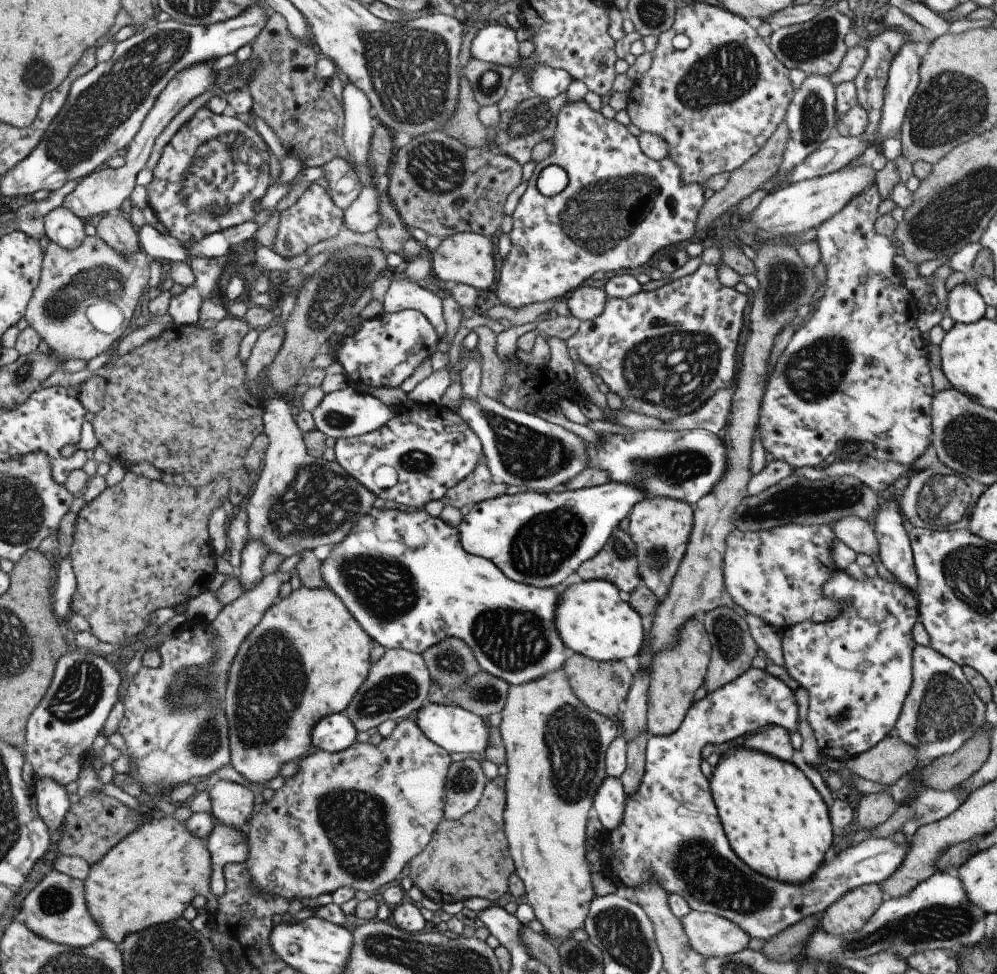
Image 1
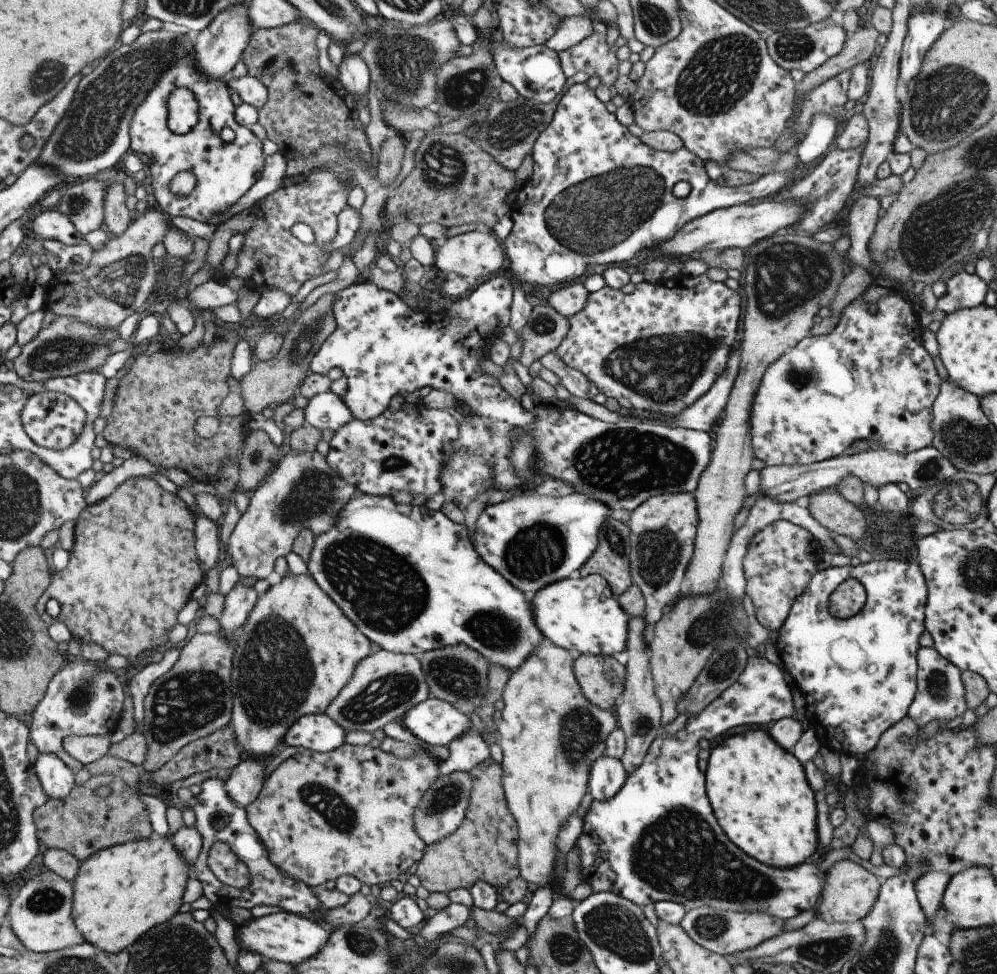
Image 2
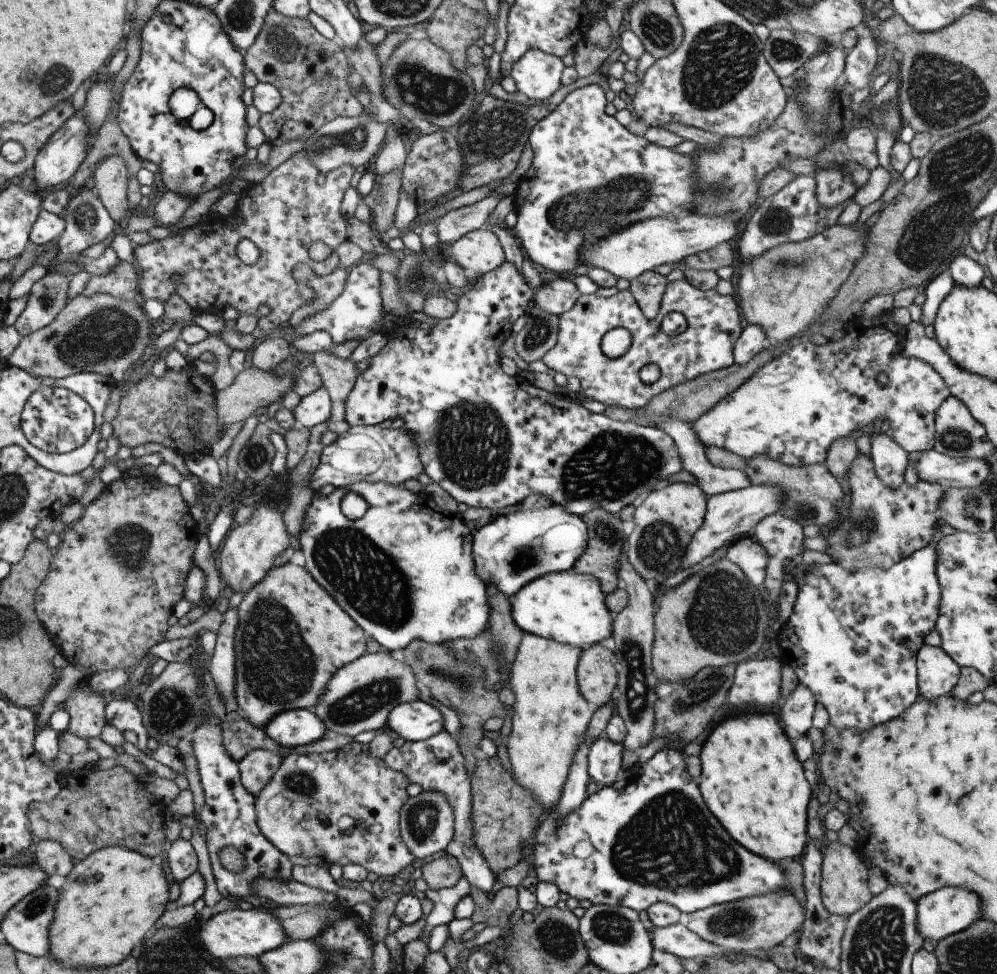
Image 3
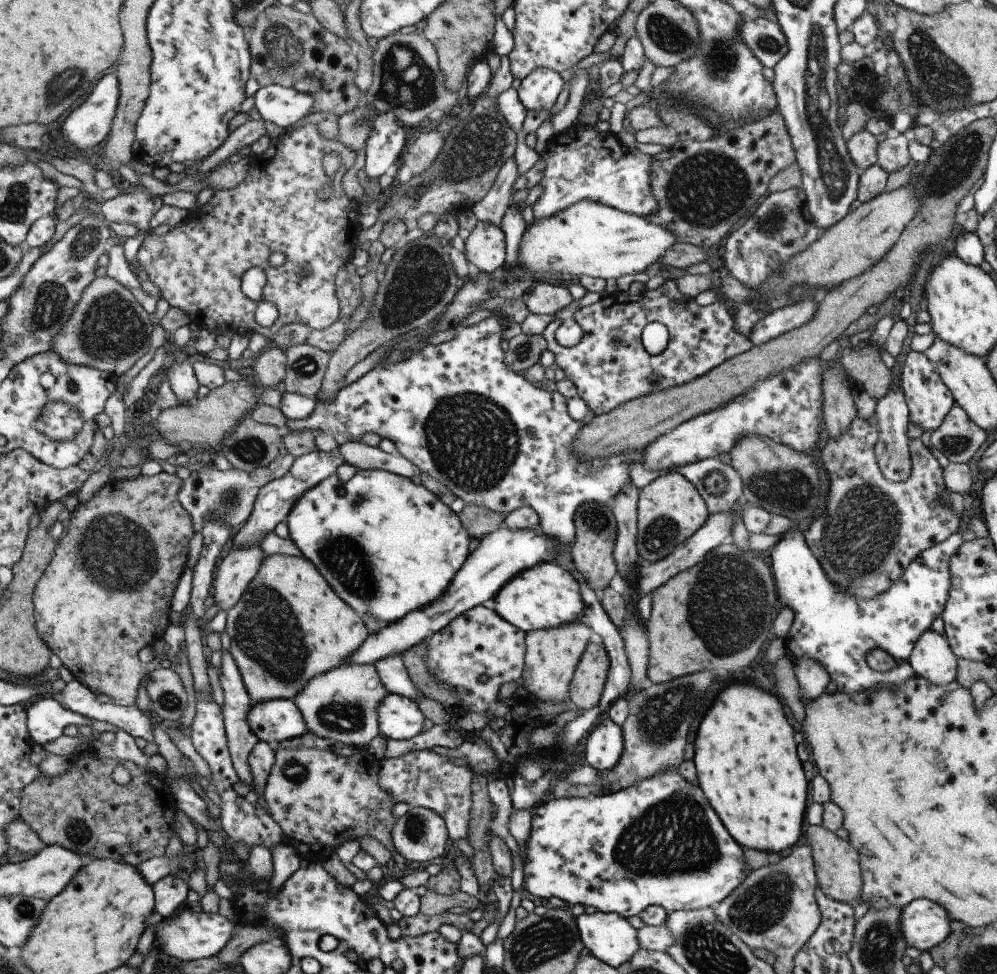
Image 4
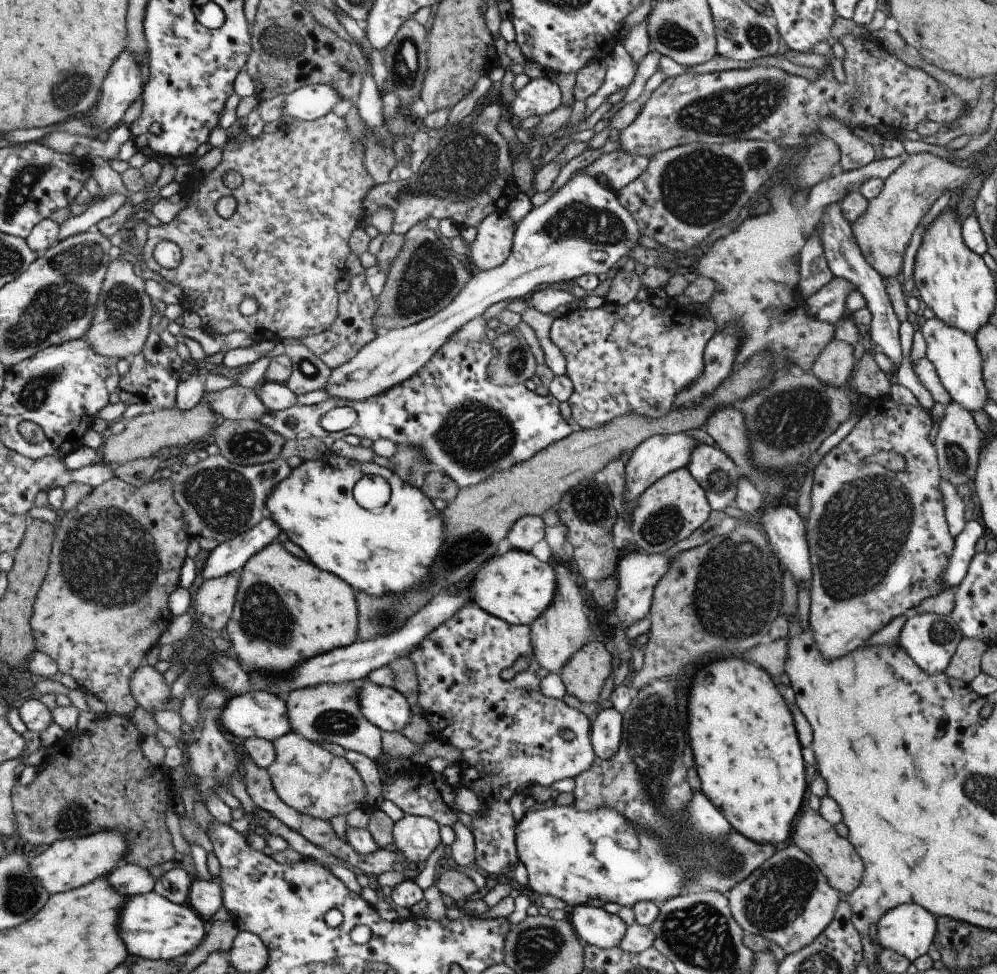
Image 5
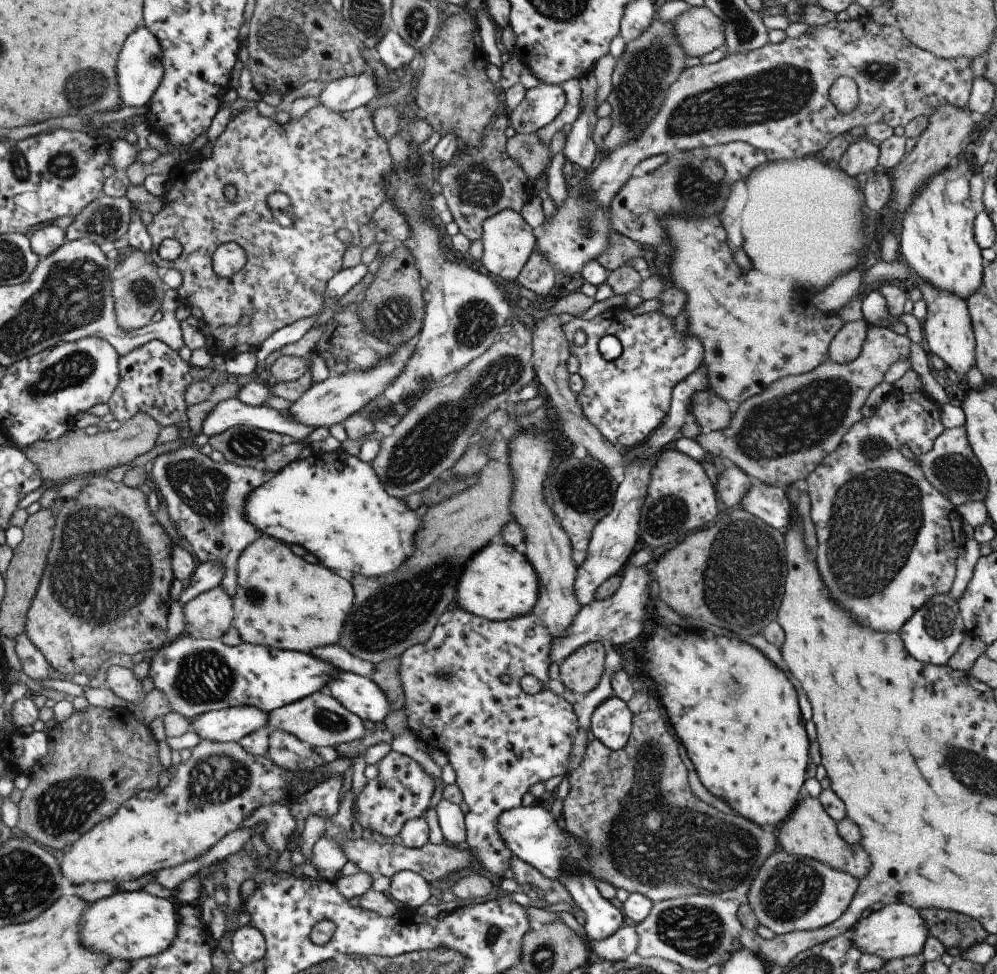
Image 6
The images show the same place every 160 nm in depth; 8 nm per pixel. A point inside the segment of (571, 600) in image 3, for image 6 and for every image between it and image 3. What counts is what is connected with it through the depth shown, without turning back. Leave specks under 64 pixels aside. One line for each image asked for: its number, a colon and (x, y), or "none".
4: (545, 595)
5: (516, 587)
6: (497, 583)

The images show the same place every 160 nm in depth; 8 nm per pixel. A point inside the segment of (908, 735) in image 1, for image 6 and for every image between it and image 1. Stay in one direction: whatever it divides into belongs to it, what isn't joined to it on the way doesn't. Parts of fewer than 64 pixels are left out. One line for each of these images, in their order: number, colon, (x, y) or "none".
2: (939, 695)
3: (936, 673)
4: (931, 657)
5: (930, 639)
6: (933, 632)

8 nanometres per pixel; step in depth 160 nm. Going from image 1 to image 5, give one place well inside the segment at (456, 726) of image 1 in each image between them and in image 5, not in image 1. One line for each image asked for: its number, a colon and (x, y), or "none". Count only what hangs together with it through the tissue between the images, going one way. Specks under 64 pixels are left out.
2: (435, 722)
3: (415, 720)
4: (398, 717)
5: (385, 708)

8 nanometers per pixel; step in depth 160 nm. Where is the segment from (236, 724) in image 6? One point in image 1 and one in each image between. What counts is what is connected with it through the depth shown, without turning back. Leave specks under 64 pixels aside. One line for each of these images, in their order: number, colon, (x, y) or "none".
1: (332, 733)
2: (317, 733)
3: (296, 726)
4: (272, 721)
5: (258, 714)

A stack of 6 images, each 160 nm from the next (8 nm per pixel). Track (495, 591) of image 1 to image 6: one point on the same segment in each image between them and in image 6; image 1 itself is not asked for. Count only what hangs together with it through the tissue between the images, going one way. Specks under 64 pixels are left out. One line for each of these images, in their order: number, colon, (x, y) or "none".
2: (367, 563)
3: (405, 554)
4: (394, 550)
5: (387, 549)
6: (330, 503)

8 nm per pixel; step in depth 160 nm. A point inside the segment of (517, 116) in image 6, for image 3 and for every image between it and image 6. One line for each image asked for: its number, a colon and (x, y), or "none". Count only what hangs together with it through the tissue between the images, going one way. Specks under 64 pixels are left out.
3: (536, 75)
4: (539, 89)
5: (539, 96)

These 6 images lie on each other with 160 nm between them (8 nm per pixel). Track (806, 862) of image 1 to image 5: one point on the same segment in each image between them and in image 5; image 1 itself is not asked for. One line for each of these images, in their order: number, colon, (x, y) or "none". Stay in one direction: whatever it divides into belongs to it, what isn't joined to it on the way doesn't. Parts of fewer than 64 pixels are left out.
2: (758, 793)
3: (749, 778)
4: (744, 755)
5: (745, 752)

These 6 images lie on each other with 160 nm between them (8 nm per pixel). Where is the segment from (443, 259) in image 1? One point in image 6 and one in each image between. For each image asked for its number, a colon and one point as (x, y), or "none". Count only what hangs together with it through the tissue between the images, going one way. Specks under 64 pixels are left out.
2: (475, 254)
3: (479, 251)
4: (484, 247)
5: (494, 234)
6: (507, 241)

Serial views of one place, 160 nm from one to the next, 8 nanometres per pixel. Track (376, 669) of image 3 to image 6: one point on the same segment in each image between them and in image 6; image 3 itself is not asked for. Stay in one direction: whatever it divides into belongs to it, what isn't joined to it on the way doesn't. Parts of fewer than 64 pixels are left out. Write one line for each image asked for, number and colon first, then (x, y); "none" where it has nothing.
4: (340, 705)
5: (326, 712)
6: (317, 719)

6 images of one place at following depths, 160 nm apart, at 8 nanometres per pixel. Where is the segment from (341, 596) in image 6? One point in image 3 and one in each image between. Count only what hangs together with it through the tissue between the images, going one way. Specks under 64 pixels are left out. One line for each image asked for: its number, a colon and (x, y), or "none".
3: (287, 626)
4: (287, 591)
5: (285, 611)

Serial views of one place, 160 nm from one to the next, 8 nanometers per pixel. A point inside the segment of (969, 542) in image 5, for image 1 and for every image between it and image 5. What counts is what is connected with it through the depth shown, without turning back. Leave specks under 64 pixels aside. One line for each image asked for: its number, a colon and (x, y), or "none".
1: (856, 669)
2: (857, 676)
3: (852, 636)
4: (828, 624)

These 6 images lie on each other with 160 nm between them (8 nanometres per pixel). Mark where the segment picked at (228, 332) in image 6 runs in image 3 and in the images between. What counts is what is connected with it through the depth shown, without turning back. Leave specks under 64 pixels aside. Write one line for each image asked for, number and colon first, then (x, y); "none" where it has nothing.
3: (295, 205)
4: (197, 264)
5: (285, 245)

